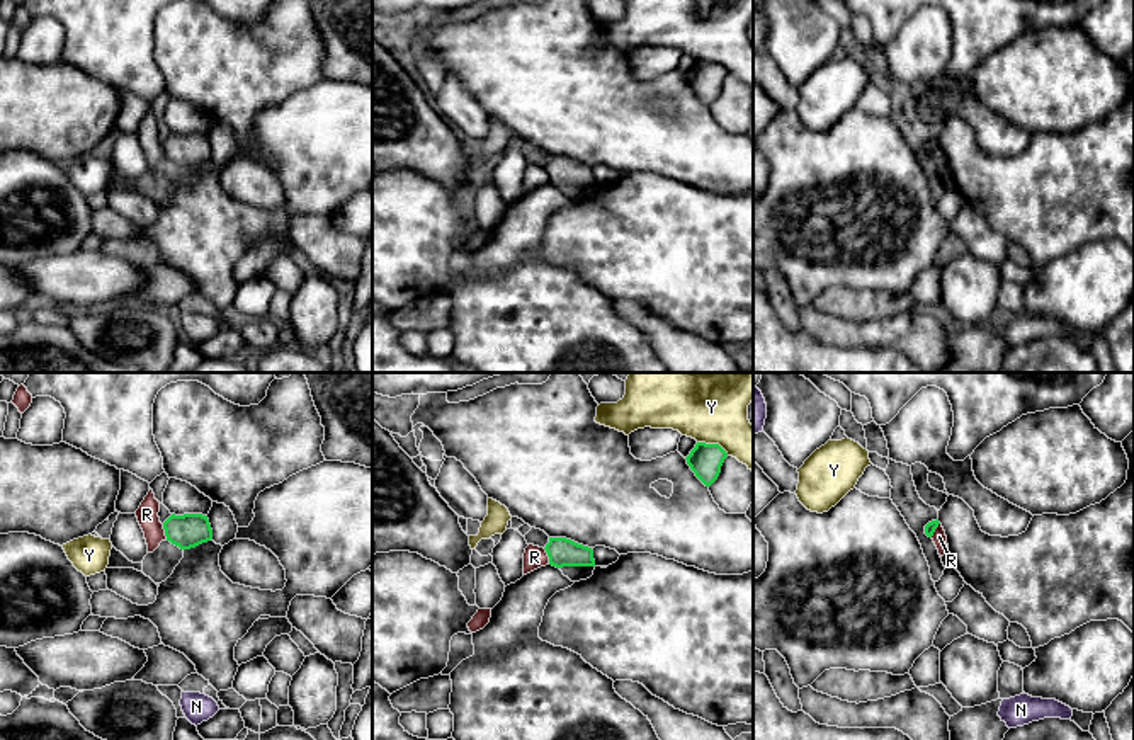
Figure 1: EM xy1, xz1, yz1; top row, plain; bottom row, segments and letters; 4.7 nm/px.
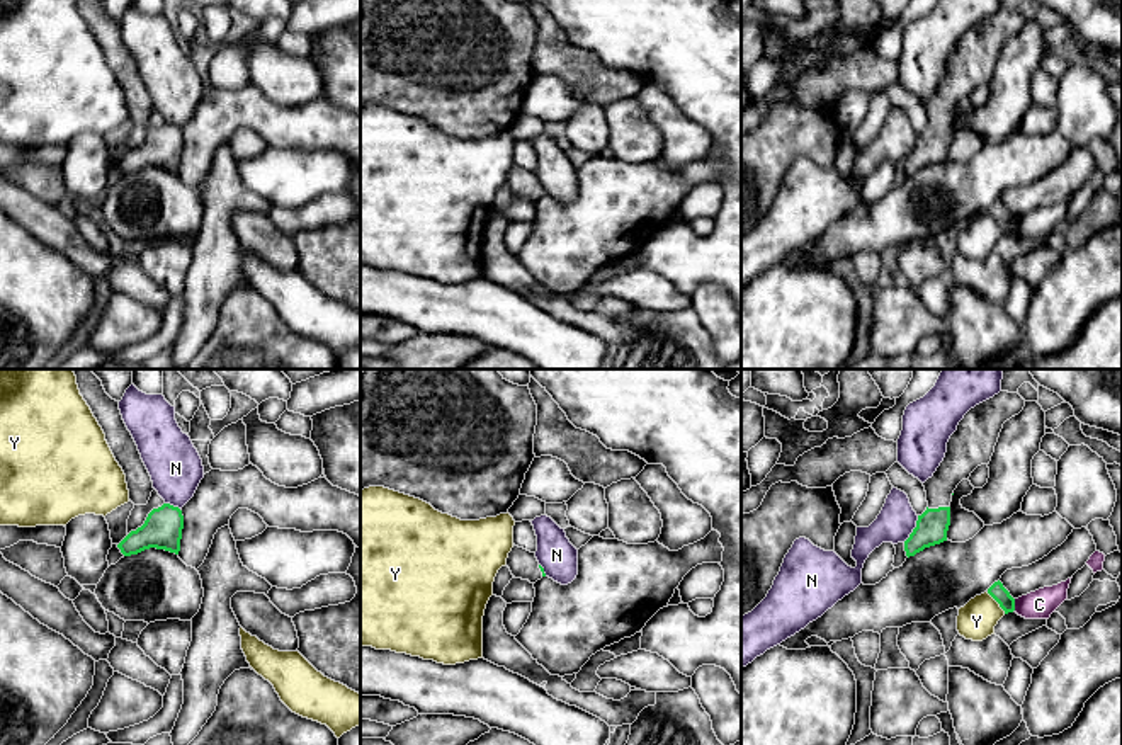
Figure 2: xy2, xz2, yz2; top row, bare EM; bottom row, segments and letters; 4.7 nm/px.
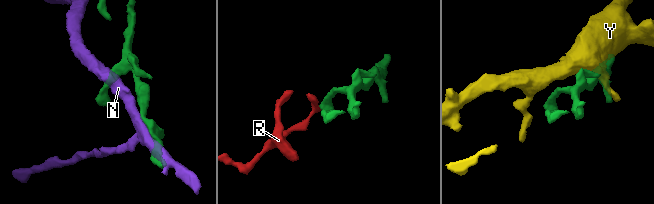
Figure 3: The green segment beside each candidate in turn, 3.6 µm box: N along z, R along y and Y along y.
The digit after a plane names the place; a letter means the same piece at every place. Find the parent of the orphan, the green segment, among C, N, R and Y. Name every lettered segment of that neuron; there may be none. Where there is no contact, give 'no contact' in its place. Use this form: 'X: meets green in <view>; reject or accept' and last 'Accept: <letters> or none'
C: meets green in yz2; reject
N: meets green in yz2; reject
R: meets green in xz1; reject
Y: meets green in xz1; reject
Accept: none

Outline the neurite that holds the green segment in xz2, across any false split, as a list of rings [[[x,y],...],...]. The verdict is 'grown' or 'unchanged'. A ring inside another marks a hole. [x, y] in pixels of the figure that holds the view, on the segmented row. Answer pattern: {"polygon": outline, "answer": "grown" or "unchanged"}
{"polygon": [[[513,544],[507,558],[507,566],[510,568],[515,578],[529,580],[536,583],[546,577],[544,568],[539,565],[536,553],[530,553],[524,548]]], "answer": "grown"}

